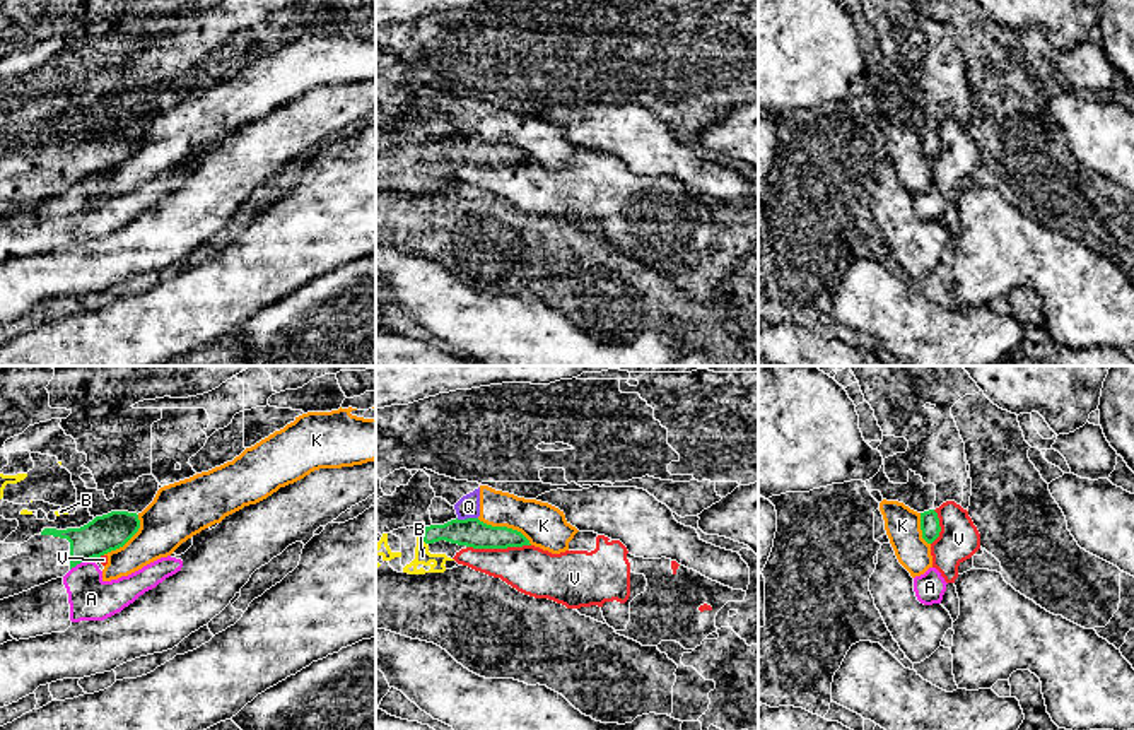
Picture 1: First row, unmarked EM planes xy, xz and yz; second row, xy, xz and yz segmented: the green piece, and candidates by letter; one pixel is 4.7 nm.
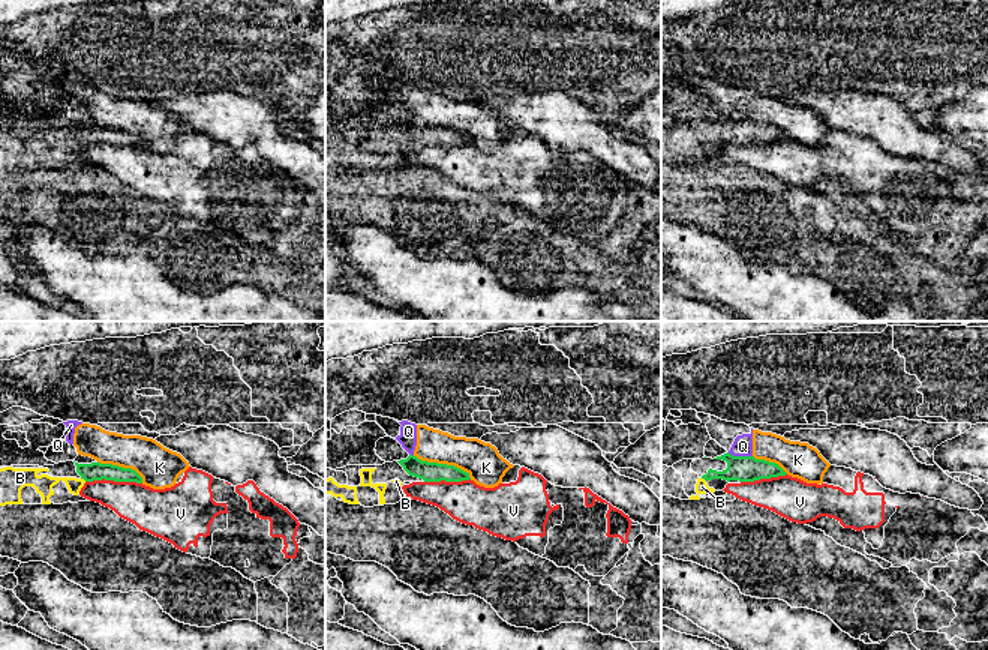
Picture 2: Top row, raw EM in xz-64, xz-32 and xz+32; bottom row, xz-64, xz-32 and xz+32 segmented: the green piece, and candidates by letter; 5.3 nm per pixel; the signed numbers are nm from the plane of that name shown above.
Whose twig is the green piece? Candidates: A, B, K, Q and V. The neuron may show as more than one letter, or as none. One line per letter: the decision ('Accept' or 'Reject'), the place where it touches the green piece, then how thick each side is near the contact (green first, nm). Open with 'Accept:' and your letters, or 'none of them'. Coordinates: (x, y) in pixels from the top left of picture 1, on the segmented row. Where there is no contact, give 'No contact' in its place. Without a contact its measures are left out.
Accept: B
A: Reject. Touches green at xy (81, 561). Thickness 170 nm (green) against 200 nm
B: Accept. Touches green at xz (422, 539). Thickness 140 nm (green) against 80 nm
K: Reject. Touches green at xz (504, 527). Thickness 140 nm (green) against 200 nm
Q: Reject. Touches green at xz (467, 518). Thickness 140 nm (green) against 110 nm
V: Reject. Touches green at xz (497, 547). Thickness 140 nm (green) against 220 nm

